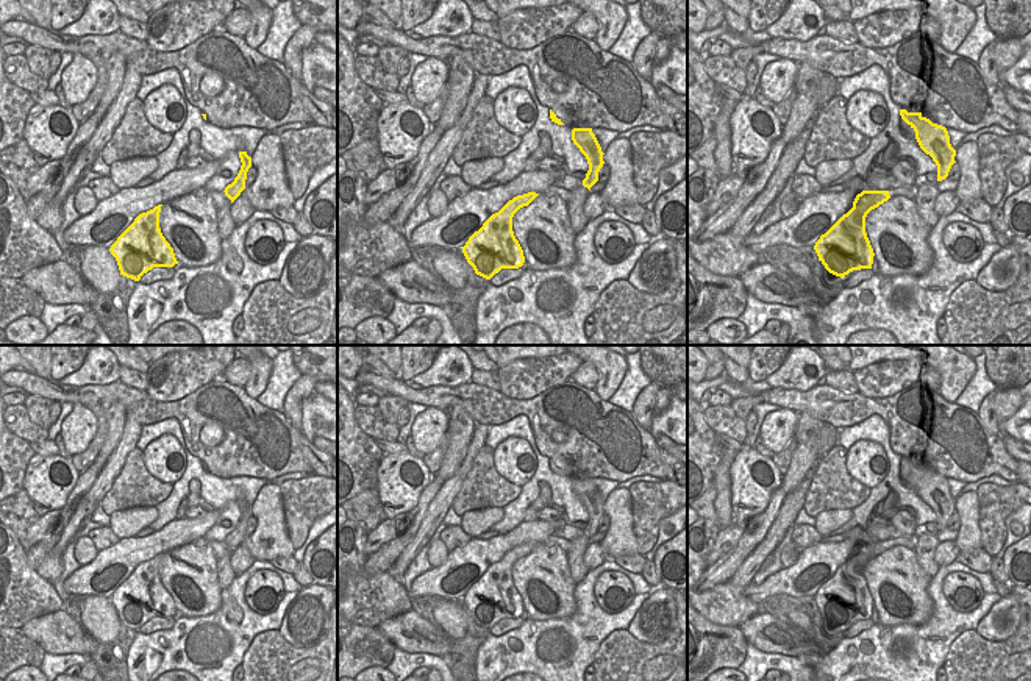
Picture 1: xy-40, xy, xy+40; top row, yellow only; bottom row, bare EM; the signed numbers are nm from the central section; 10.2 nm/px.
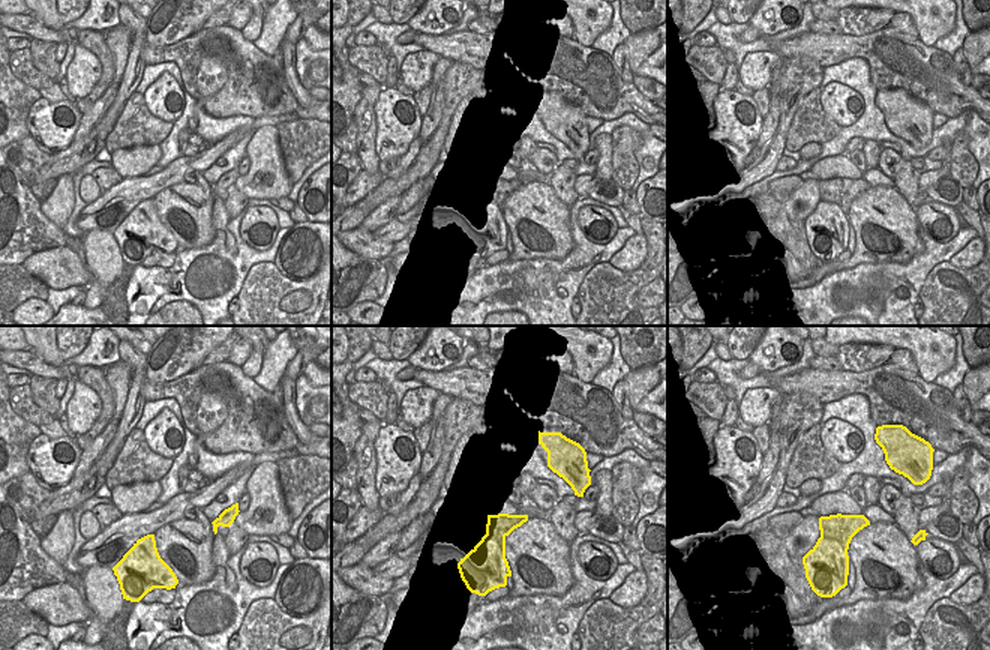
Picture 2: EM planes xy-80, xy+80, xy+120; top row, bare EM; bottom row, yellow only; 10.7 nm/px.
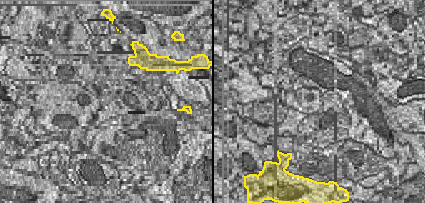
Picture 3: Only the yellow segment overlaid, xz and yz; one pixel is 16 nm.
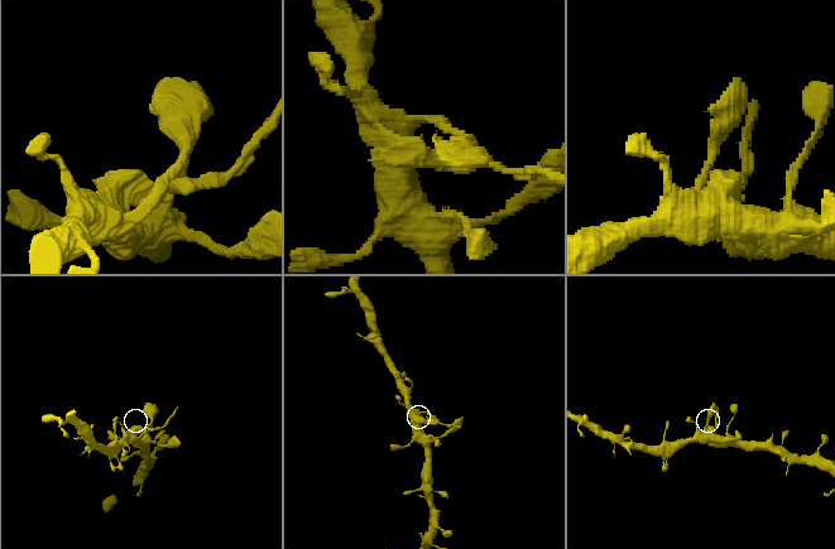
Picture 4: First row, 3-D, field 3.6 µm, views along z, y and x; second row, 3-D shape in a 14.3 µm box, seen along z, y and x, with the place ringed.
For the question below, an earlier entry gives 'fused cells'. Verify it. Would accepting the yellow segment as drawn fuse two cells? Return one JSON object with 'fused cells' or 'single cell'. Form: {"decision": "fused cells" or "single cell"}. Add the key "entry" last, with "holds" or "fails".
{"decision": "fused cells", "entry": "holds"}

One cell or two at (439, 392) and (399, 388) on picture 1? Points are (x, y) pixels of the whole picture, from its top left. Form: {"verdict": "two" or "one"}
{"verdict": "one"}

